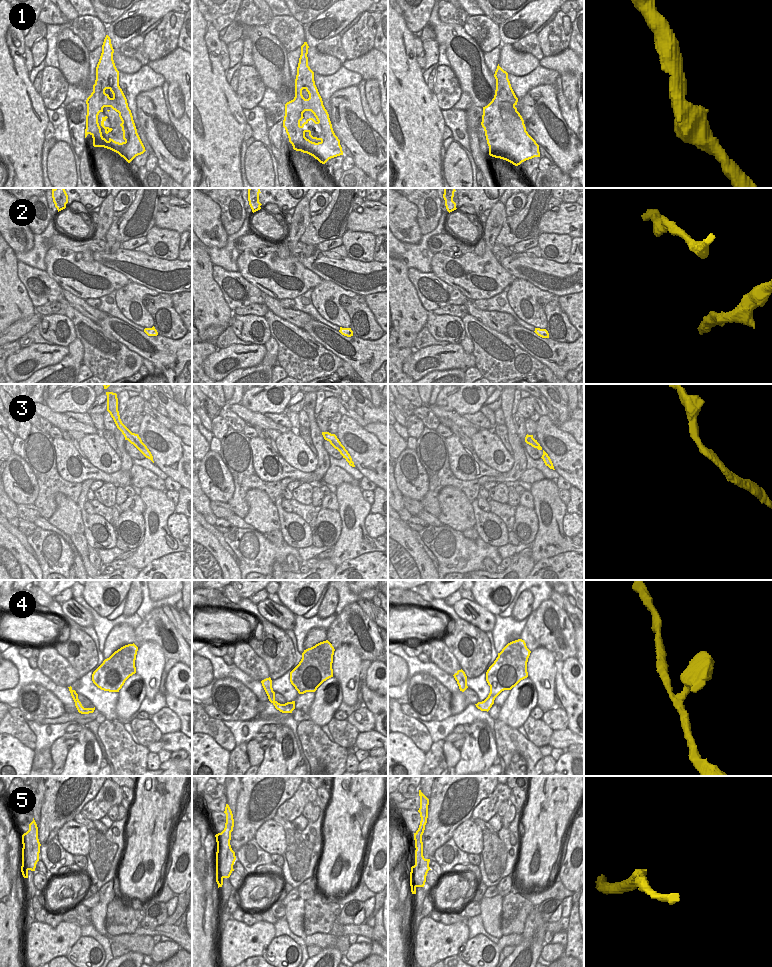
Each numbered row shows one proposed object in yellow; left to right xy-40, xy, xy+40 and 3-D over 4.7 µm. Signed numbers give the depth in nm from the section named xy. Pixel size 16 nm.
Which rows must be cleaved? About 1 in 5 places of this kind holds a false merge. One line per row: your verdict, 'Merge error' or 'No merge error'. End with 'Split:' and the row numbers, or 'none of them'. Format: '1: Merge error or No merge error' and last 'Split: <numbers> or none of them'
1: No merge error
2: No merge error
3: No merge error
4: No merge error
5: No merge error
Split: none of them.

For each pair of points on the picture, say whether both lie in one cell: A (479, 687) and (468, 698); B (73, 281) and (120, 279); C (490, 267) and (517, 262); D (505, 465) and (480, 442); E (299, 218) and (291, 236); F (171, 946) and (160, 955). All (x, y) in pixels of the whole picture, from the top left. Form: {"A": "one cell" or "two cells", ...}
{"A": "two cells", "B": "one cell", "C": "two cells", "D": "one cell", "E": "one cell", "F": "one cell"}

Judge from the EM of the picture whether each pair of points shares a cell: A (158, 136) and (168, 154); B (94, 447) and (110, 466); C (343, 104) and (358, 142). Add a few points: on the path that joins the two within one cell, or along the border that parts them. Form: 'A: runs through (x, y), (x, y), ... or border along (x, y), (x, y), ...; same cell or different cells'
A: runs through (162, 140), (168, 146), (168, 150); same cell
B: runs through (99, 453), (100, 463), (104, 466); same cell
C: runs through (345, 113), (346, 119), (356, 133); same cell

